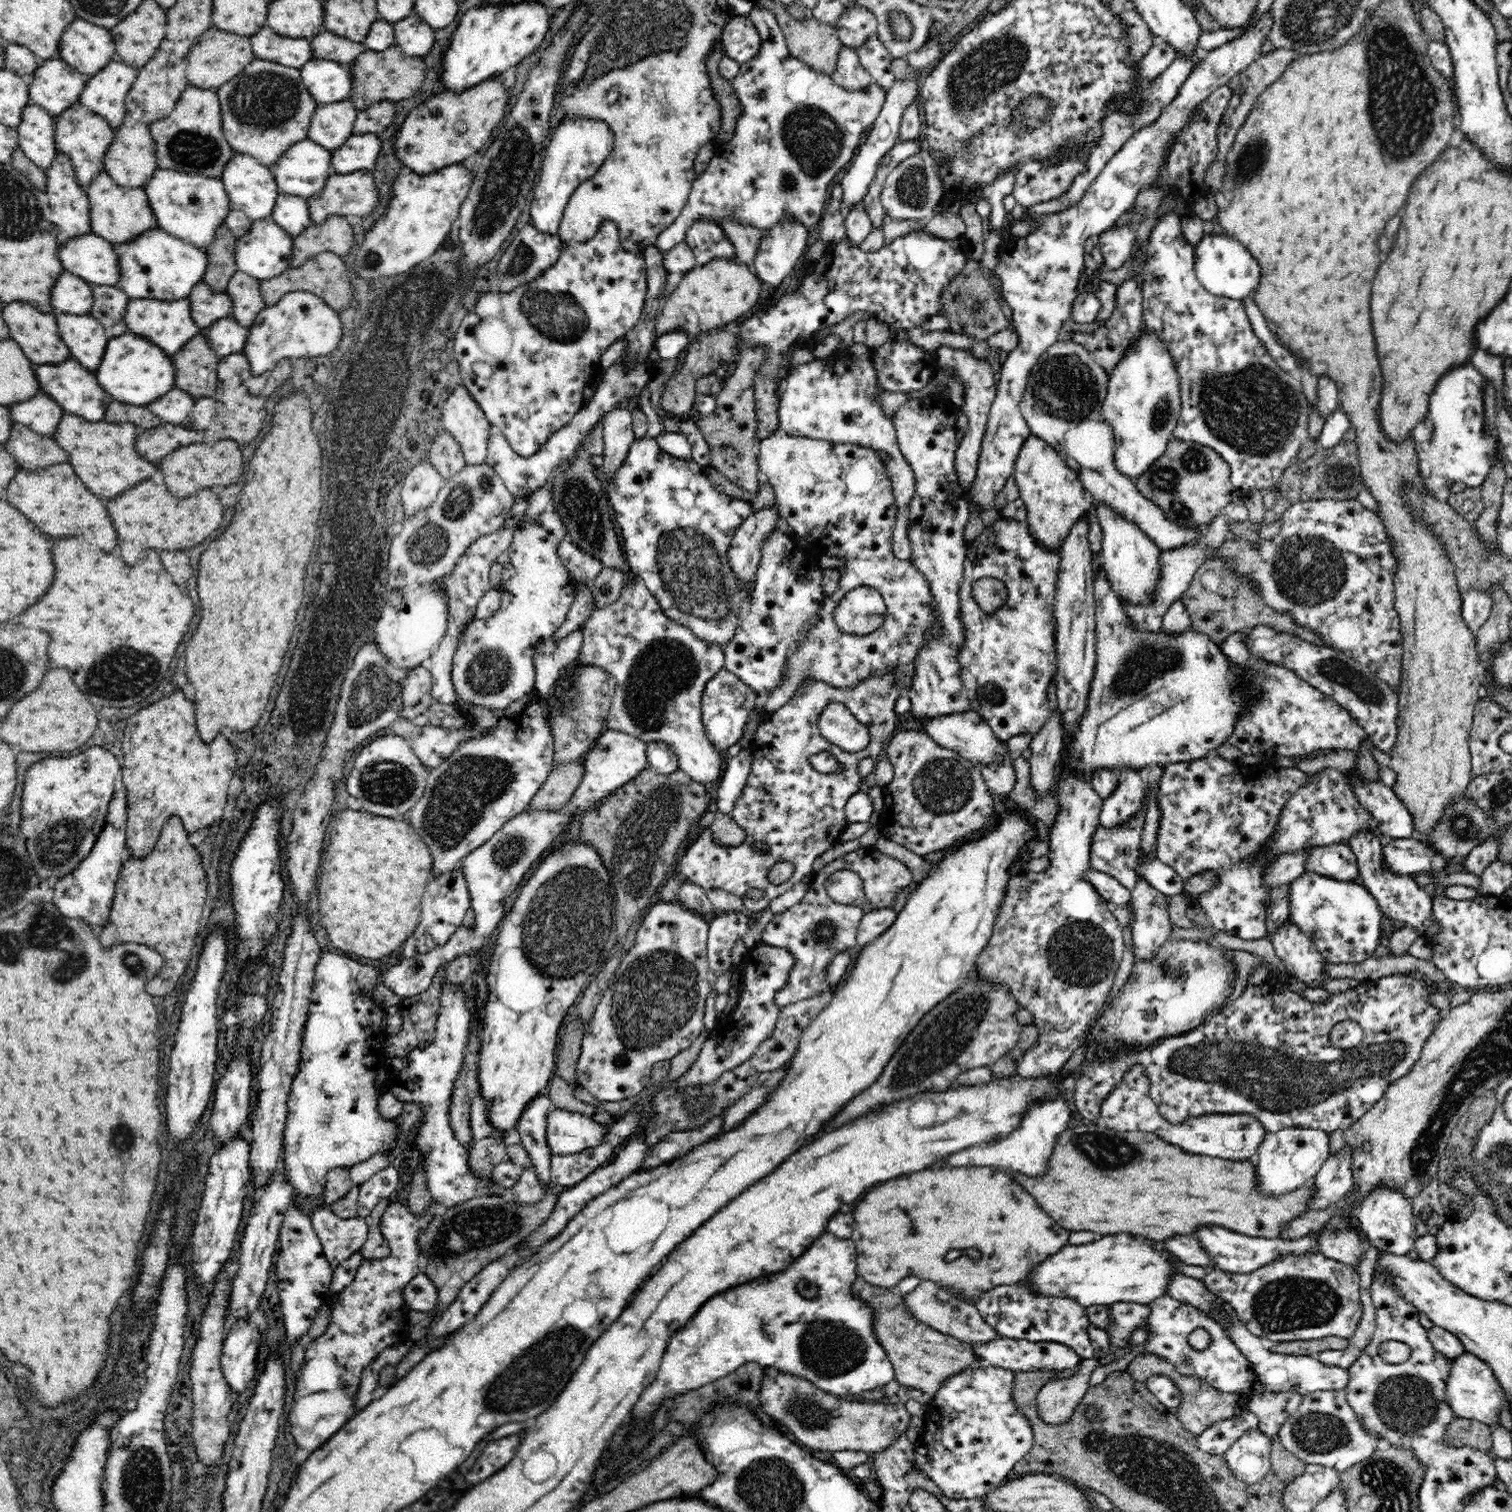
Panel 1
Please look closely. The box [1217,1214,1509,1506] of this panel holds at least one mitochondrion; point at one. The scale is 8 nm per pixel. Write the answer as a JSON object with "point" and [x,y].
{"point":[1291,1303]}

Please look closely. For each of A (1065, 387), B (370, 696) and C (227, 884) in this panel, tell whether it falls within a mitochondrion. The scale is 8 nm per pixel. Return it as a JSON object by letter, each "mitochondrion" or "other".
{"A":"mitochondrion","B":"mitochondrion","C":"other"}

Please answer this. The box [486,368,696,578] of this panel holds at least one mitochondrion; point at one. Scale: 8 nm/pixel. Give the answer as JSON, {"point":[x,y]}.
{"point":[585,510]}

